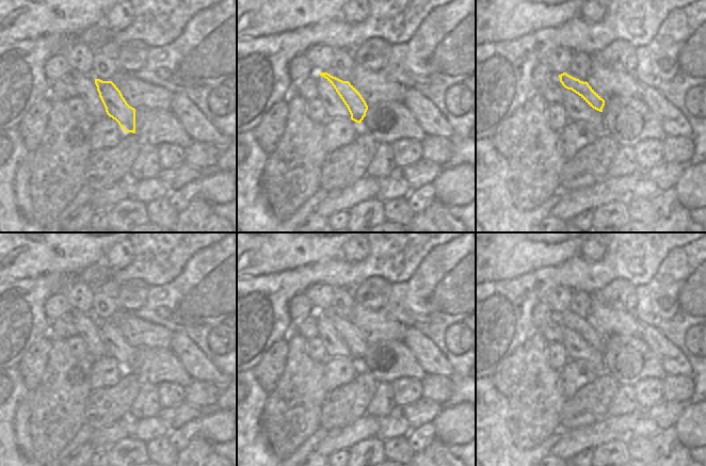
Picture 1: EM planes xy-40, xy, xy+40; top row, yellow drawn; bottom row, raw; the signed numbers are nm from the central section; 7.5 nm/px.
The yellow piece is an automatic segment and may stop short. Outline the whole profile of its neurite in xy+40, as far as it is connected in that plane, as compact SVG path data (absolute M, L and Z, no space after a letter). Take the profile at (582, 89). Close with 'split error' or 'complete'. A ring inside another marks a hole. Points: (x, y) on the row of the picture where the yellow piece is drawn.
M571 70L559 75L562 85L578 94L590 107L603 112L605 100L589 85L585 79L579 79Z; split error

